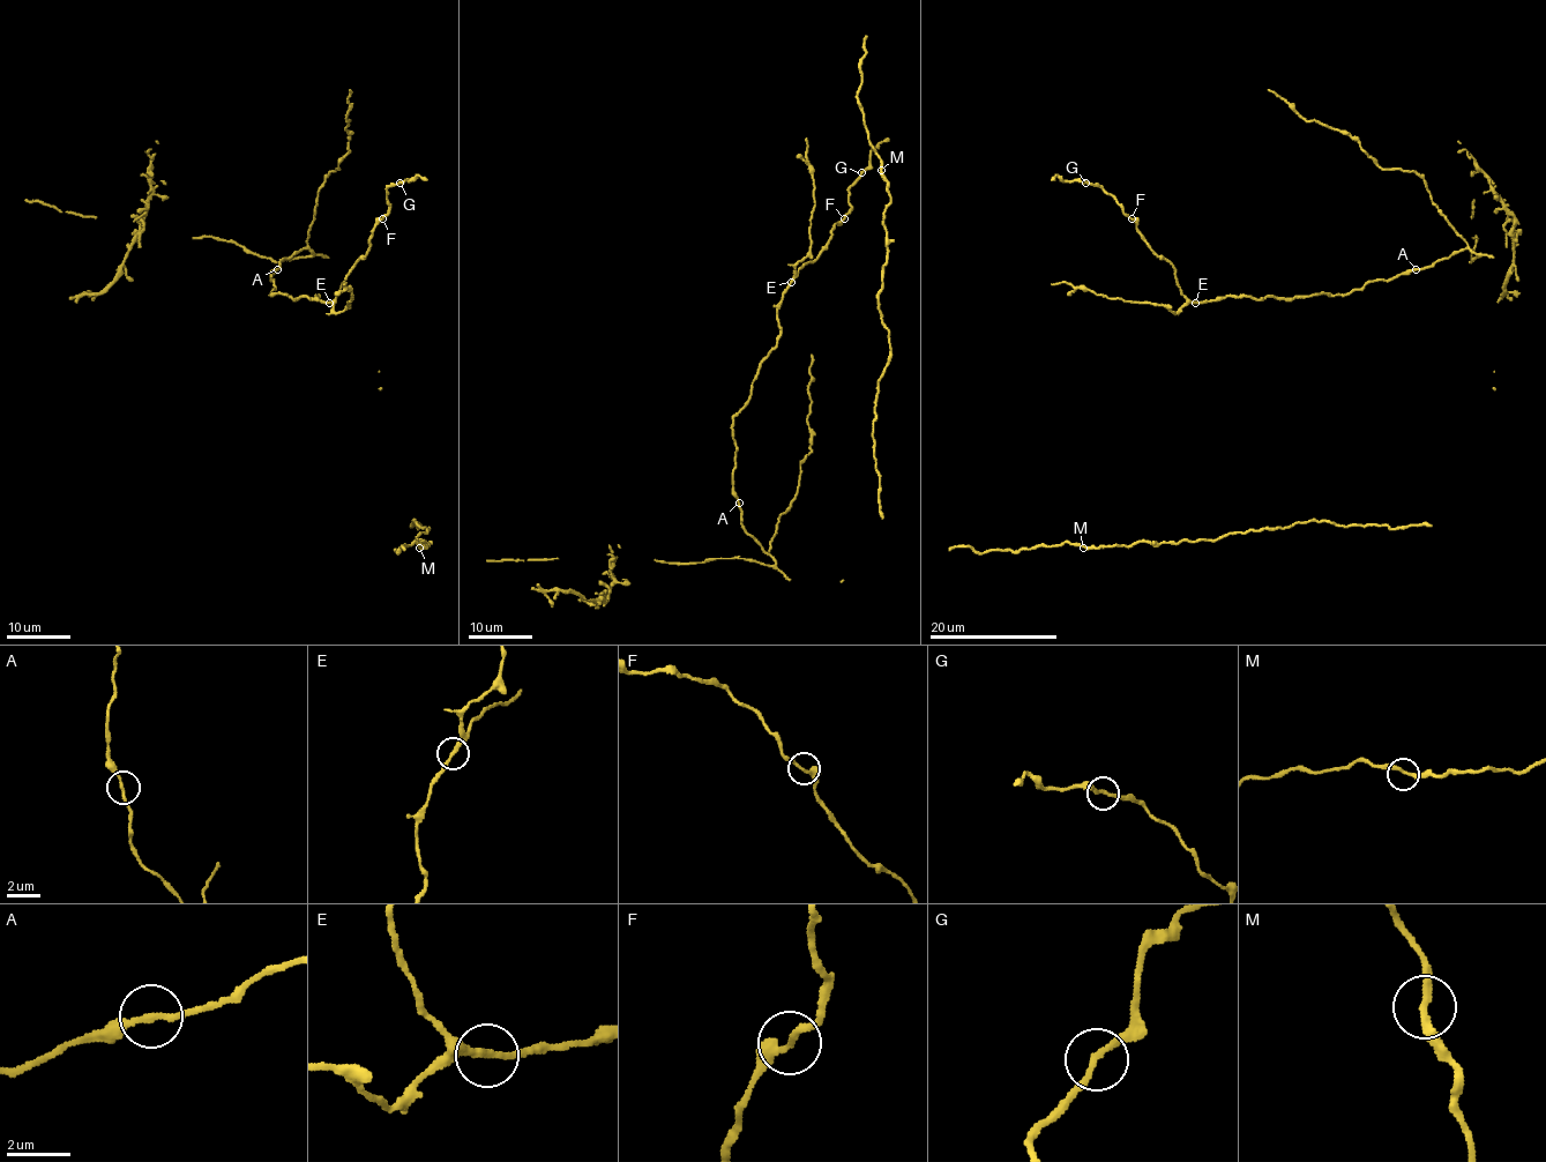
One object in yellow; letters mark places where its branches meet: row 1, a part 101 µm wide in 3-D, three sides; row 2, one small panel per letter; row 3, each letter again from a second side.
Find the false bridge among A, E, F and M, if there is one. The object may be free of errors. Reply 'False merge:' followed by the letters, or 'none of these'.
False merge: none of these

